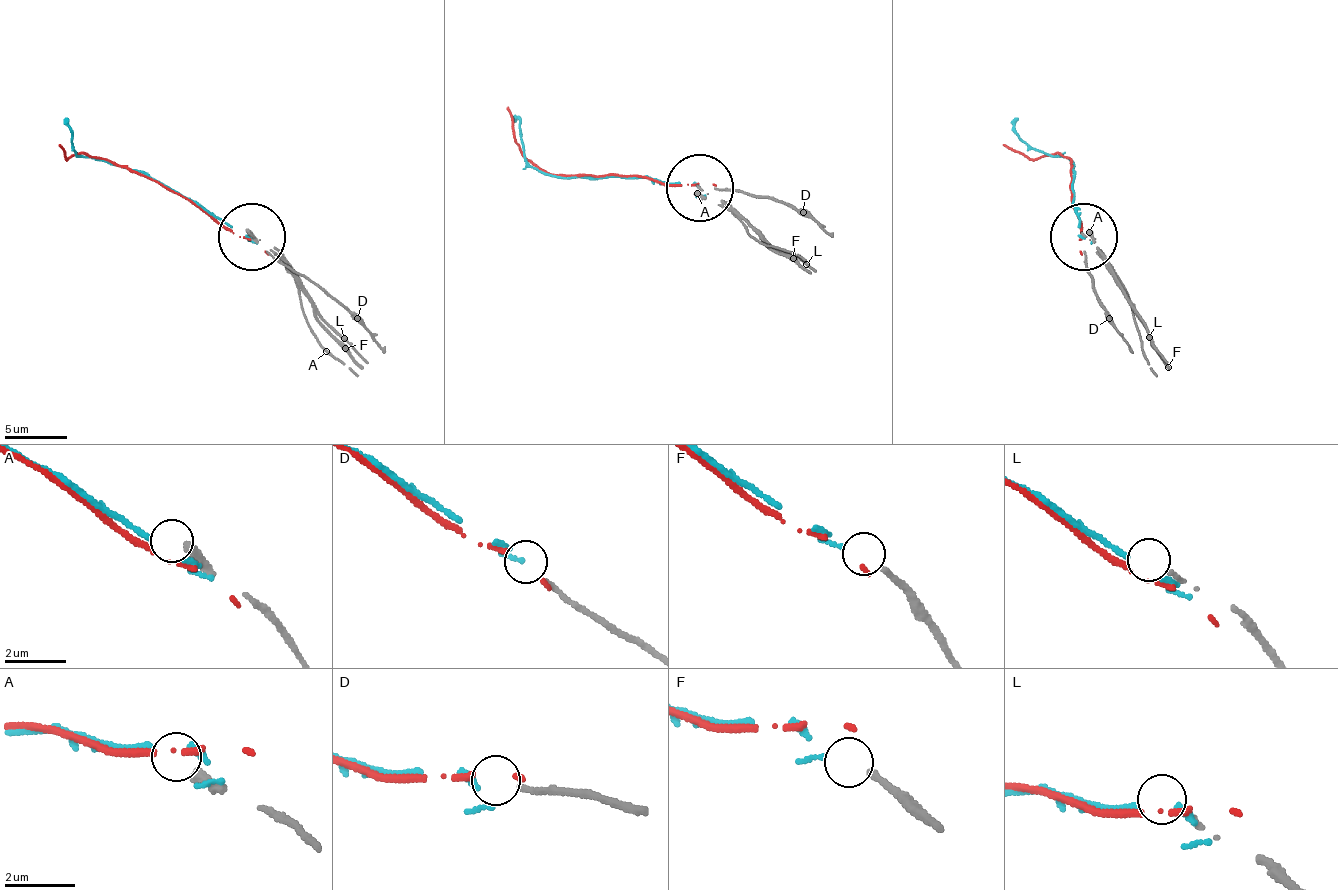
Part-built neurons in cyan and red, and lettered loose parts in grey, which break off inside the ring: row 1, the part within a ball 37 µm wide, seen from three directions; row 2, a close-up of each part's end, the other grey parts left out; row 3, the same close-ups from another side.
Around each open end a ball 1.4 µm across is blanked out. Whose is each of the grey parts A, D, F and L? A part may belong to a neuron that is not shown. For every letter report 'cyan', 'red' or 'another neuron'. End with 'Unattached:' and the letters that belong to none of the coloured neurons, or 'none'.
A: another neuron
D: red
F: cyan
L: another neuron
Unattached: A, L

